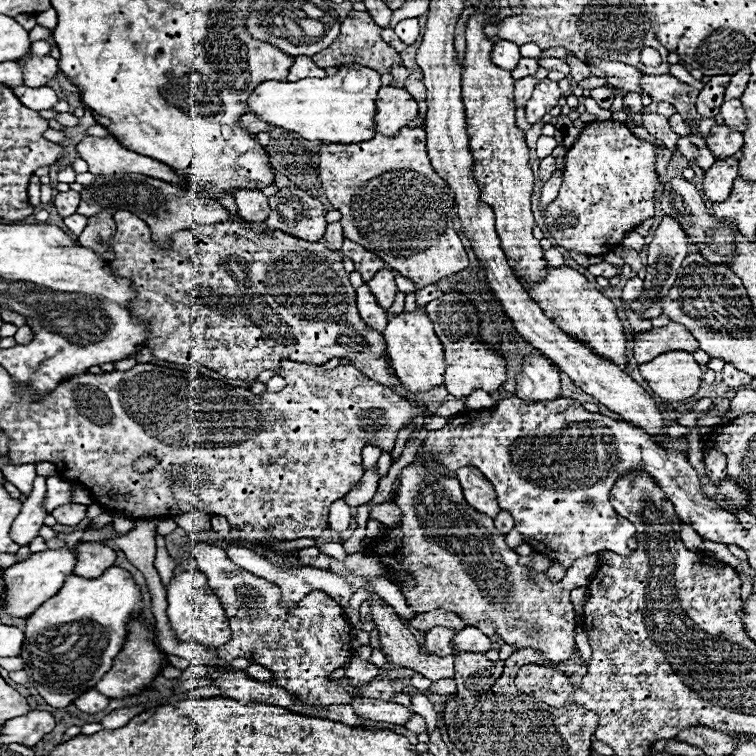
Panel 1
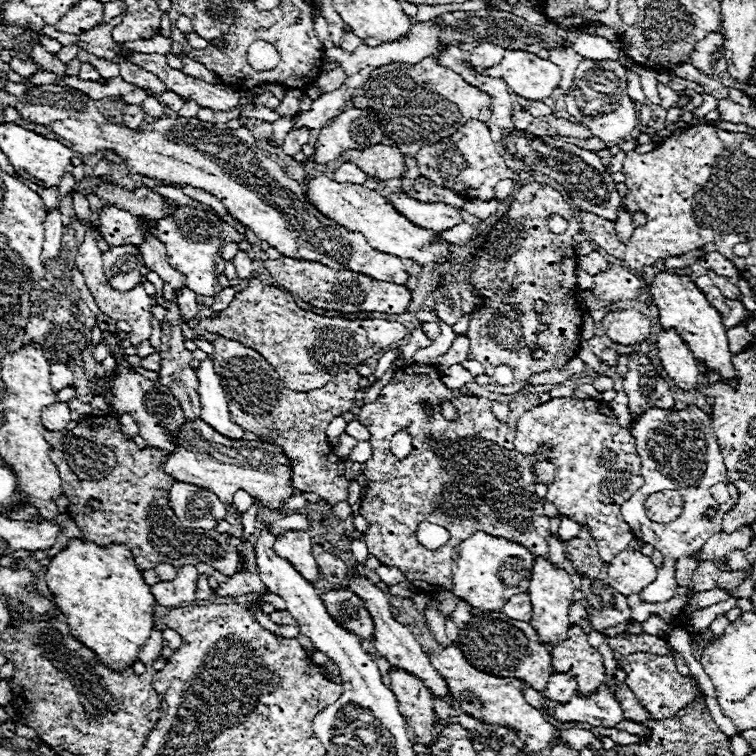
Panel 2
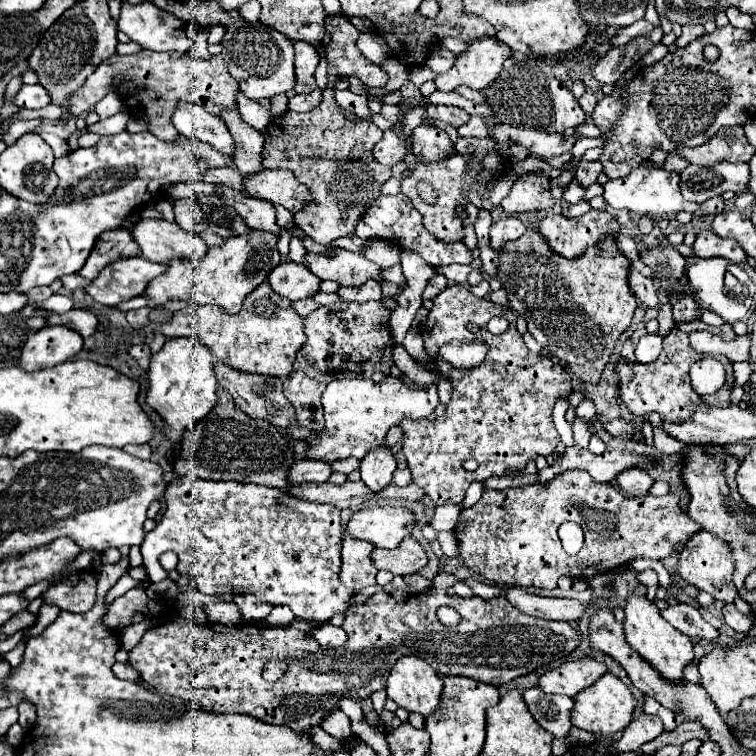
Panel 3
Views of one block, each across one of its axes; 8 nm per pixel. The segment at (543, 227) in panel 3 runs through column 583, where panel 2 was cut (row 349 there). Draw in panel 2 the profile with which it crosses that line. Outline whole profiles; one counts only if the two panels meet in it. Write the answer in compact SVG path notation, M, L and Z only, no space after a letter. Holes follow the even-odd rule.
M222 336L212 344L212 362L226 390L232 422L254 434L268 436L276 446L282 446L284 454L288 454L292 462L294 488L318 494L326 500L328 508L334 508L340 500L348 500L350 480L344 476L342 458L338 458L328 444L326 428L334 416L354 408L356 386L362 376L356 370L342 372L318 390L294 392L276 384L276 380L280 380L276 370L270 368L270 364L256 350Z

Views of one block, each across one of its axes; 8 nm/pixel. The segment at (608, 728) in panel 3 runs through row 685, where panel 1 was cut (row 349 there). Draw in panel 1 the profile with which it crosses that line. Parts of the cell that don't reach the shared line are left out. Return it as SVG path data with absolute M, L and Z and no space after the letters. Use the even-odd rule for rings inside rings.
M570 266L560 268L546 268L546 276L540 282L526 284L528 294L566 330L568 334L578 334L582 342L592 346L592 350L598 350L604 358L610 358L612 362L620 362L626 370L626 334L620 324L620 318L616 316L616 306L610 298L606 298L602 292L594 288L592 282L588 282L580 272L576 272Z

